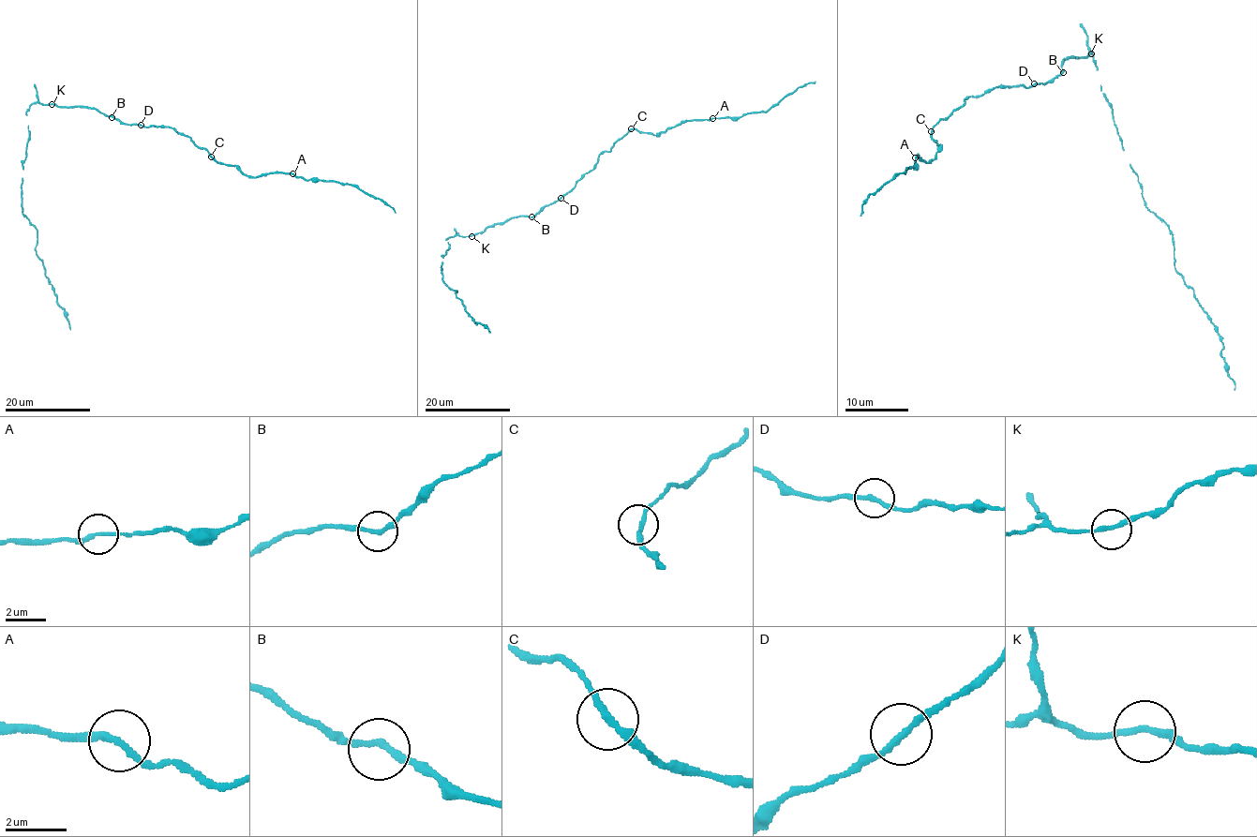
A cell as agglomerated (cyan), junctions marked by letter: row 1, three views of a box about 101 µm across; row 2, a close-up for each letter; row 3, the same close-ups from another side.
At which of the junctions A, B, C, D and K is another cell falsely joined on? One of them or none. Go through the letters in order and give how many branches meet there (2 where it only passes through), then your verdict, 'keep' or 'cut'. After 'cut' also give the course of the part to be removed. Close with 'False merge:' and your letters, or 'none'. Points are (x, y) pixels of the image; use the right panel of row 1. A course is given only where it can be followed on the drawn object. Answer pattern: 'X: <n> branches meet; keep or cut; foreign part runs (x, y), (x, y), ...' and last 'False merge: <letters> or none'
A: 2 branches meet; keep
B: 2 branches meet; keep
C: 2 branches meet; keep
D: 2 branches meet; keep
K: 2 branches meet; keep
False merge: none

